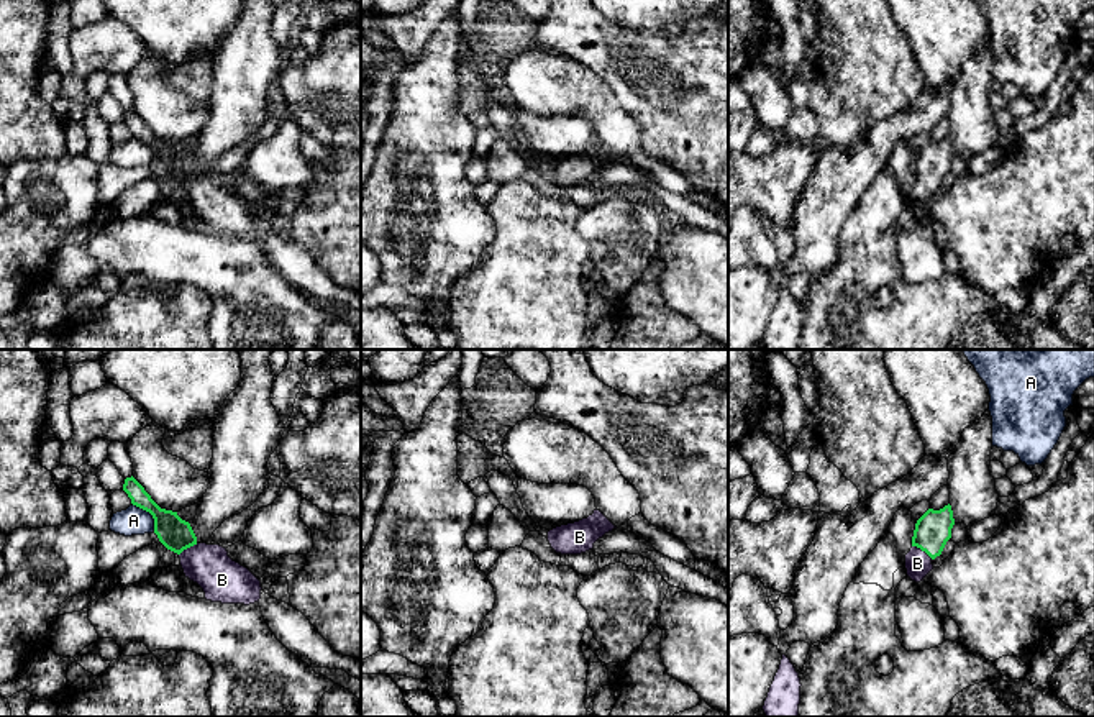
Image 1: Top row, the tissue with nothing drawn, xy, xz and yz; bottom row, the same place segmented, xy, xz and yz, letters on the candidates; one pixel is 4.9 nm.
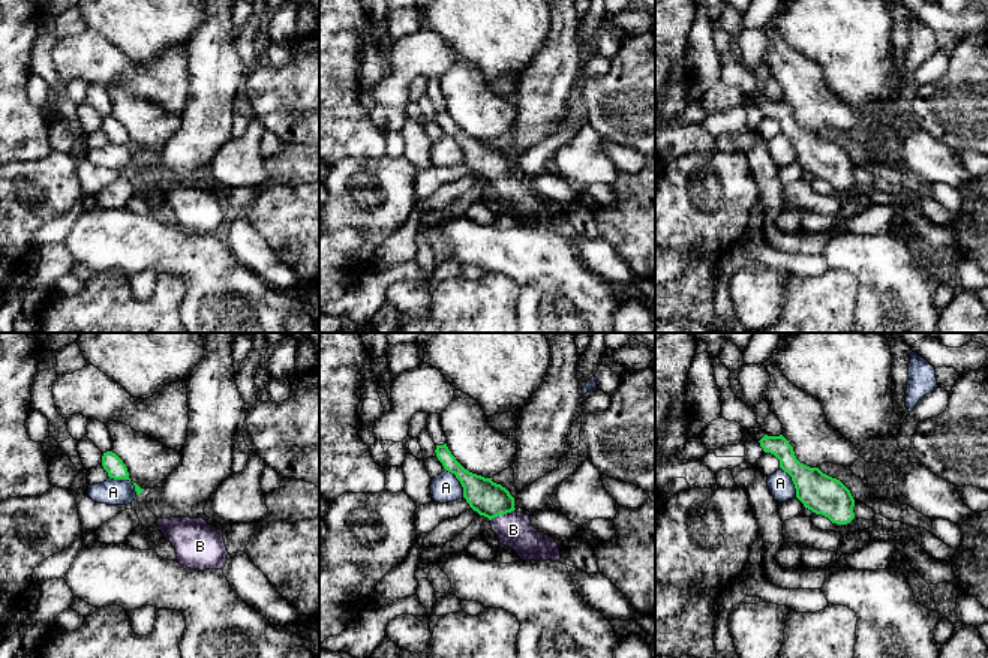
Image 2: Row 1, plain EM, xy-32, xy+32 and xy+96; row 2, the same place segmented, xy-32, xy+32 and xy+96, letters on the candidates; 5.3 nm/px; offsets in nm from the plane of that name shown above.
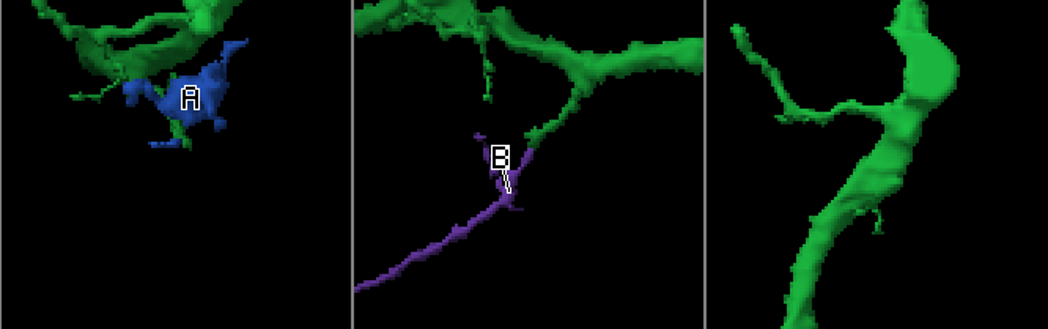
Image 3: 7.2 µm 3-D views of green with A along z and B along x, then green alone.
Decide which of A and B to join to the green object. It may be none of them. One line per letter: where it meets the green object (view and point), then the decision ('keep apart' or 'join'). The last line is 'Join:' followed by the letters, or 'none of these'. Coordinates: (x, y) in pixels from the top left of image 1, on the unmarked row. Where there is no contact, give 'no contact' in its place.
A: meets green in xy at (150, 145); keep apart
B: meets green in yz at (922, 182); join
Join: B

